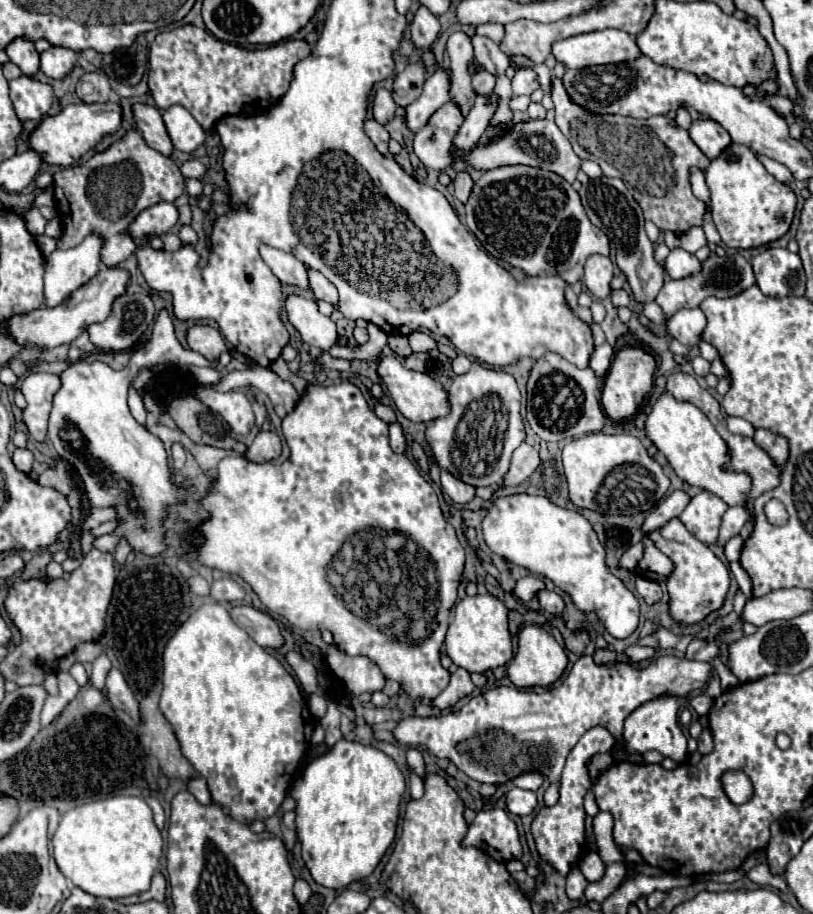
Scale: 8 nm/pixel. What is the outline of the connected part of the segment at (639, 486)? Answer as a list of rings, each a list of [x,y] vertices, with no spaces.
[[[588,433],[570,441],[562,449],[562,465],[570,501],[578,509],[592,509],[604,515],[646,513],[660,503],[670,487],[662,467],[646,453],[640,439],[624,433]]]

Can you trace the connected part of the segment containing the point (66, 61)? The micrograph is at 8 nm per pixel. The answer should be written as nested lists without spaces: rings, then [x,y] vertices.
[[[50,47],[40,55],[40,69],[52,79],[64,79],[76,65],[76,53],[66,47]]]

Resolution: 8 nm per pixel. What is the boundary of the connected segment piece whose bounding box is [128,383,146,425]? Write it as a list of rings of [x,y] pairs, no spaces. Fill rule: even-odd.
[[[130,383],[130,389],[128,389],[128,407],[130,407],[134,419],[138,419],[144,425],[146,411],[144,411],[144,403],[142,403],[142,397],[140,397],[138,389],[134,389],[134,383]]]

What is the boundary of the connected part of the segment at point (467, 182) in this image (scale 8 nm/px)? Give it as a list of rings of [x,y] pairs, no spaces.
[[[458,171],[456,179],[452,183],[454,183],[454,195],[456,195],[456,199],[460,199],[462,203],[466,203],[468,197],[470,197],[470,189],[474,185],[470,173],[468,171]]]

